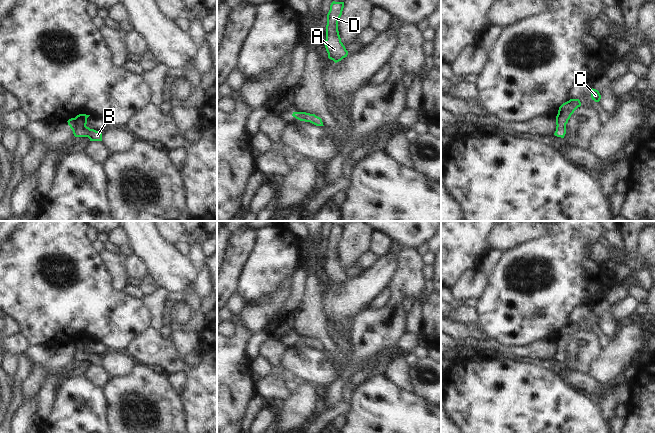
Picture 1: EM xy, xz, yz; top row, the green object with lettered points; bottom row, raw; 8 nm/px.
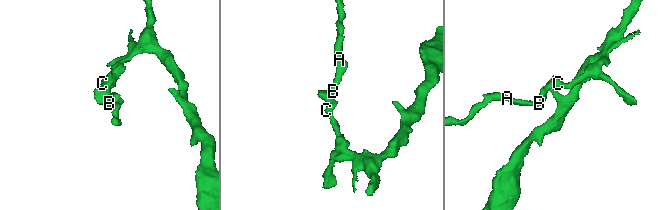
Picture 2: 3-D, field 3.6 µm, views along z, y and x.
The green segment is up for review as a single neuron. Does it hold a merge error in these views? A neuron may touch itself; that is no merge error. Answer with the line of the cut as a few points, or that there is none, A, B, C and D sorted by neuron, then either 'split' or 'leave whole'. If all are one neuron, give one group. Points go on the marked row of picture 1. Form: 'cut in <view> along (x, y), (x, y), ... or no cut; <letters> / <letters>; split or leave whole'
no cut; A B C D; leave whole

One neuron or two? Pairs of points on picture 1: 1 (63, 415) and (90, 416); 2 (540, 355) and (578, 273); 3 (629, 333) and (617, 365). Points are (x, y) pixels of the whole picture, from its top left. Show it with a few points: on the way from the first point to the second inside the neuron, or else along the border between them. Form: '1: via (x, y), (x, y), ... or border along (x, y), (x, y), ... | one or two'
1: via (70, 416), (83, 416) | one
2: border along (555, 341), (537, 340), (524, 346) | two
3: via (629, 341), (629, 346), (619, 357) | one

